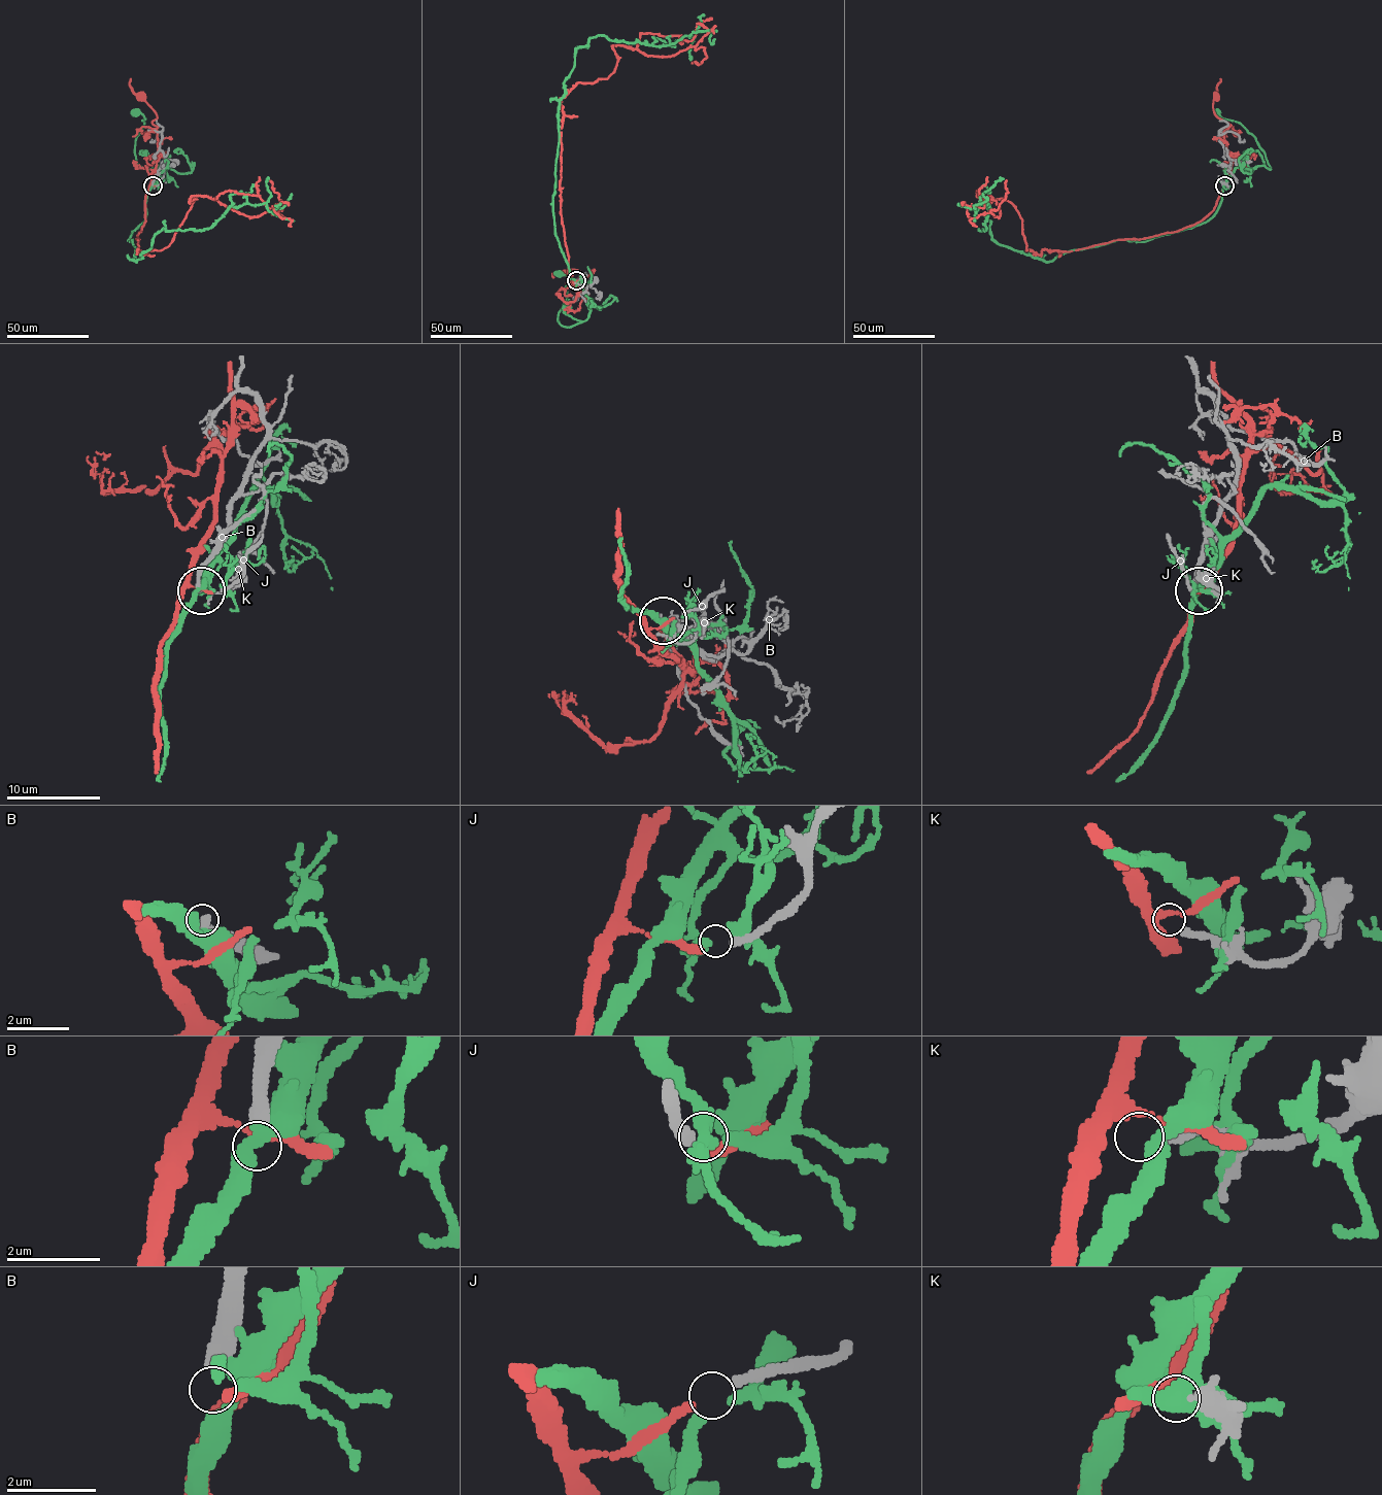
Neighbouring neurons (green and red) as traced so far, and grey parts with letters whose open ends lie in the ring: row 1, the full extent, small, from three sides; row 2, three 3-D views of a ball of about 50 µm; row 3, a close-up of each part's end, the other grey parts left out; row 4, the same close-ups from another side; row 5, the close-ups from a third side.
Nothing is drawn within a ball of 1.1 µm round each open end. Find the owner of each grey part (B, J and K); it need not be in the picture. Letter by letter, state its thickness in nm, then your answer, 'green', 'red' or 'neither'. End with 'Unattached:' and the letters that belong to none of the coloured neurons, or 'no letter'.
B: 340 nm | neither
J: 220 nm | red
K: 200 nm | neither
Unattached: B, K

